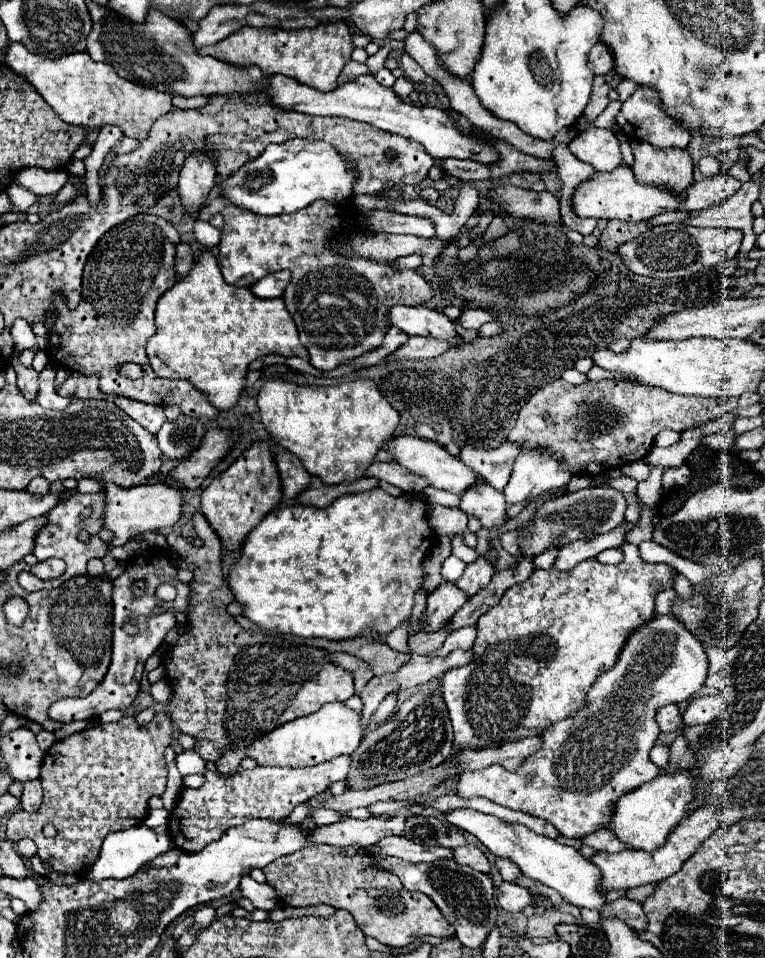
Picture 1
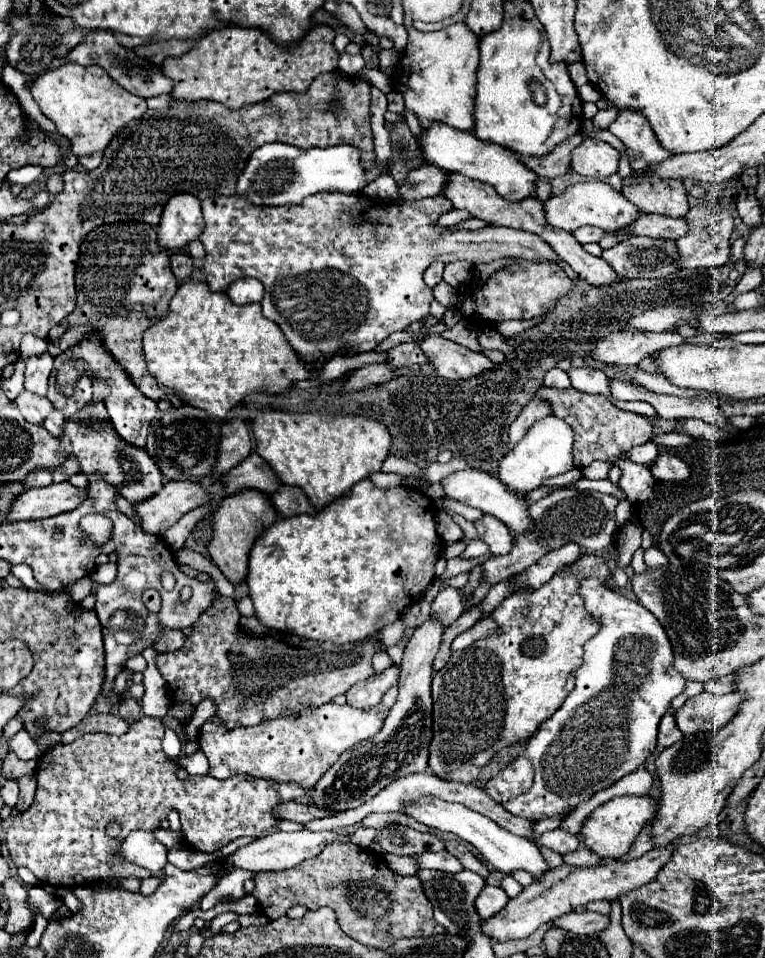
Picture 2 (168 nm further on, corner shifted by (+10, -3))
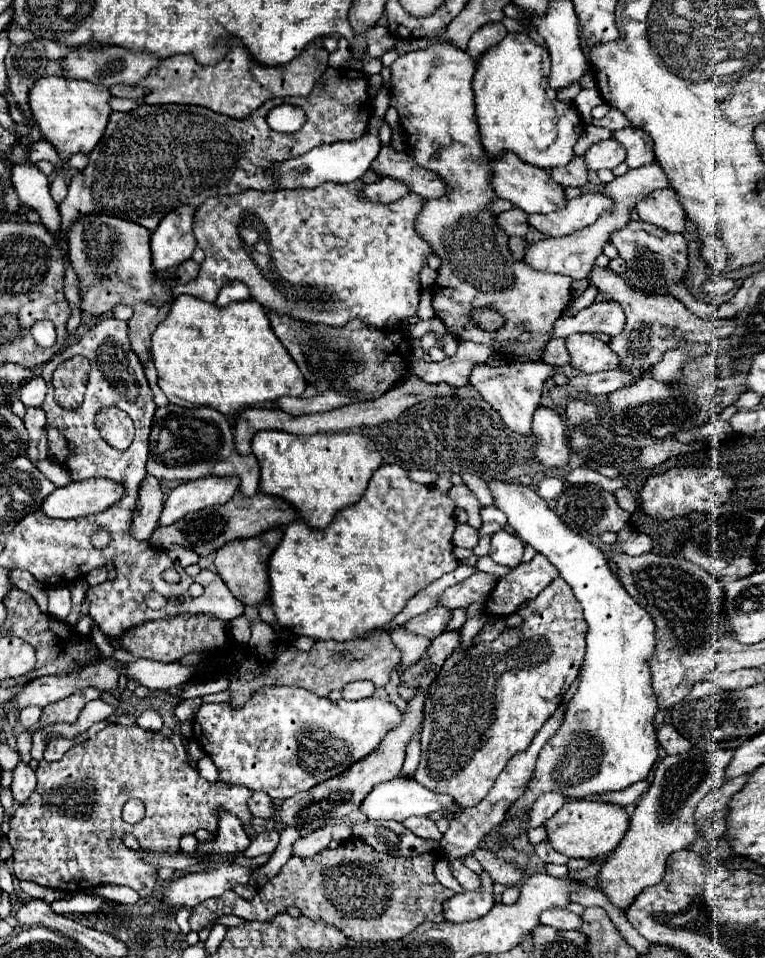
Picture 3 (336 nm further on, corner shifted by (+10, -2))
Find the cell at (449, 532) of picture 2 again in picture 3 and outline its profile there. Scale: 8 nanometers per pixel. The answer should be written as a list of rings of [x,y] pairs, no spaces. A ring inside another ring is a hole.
[[[457,524],[455,534],[453,534],[453,542],[459,548],[475,548],[479,542],[479,532],[469,524]]]

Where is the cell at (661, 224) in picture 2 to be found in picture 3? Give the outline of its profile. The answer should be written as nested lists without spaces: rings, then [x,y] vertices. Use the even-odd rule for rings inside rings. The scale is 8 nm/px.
[[[631,220],[625,228],[611,236],[613,246],[627,264],[627,282],[633,290],[643,294],[669,294],[669,284],[683,284],[687,276],[687,240],[683,234],[665,232],[649,222]]]

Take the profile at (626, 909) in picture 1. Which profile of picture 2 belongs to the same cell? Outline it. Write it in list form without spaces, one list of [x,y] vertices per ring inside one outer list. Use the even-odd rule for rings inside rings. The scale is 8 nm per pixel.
[[[567,913],[555,921],[557,927],[577,933],[577,935],[593,935],[597,931],[603,931],[609,925],[609,915],[601,913]]]

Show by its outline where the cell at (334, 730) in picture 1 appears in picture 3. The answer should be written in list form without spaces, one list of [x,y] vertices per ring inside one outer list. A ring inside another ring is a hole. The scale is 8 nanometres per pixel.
[[[263,686],[251,694],[245,706],[237,710],[233,710],[231,702],[201,704],[193,718],[193,738],[219,768],[219,776],[225,784],[245,786],[251,792],[261,790],[271,800],[285,800],[341,774],[341,770],[347,770],[353,762],[359,762],[371,754],[381,744],[381,738],[385,738],[385,734],[399,724],[401,712],[385,698],[373,696],[355,702],[341,700],[335,704],[329,698],[297,686]]]

